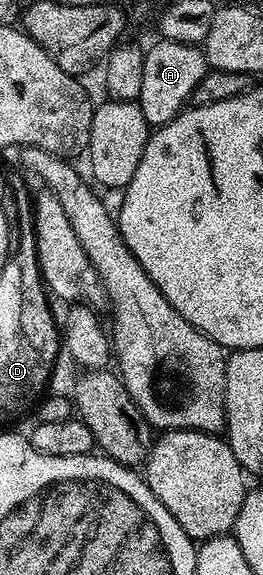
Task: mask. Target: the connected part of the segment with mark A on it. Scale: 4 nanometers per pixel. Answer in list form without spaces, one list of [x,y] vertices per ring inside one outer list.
[[[162,39],[144,51],[146,83],[140,85],[140,97],[136,100],[141,107],[146,122],[157,129],[172,121],[190,103],[190,94],[206,76],[208,64],[206,53],[201,46],[184,45],[176,41]]]

